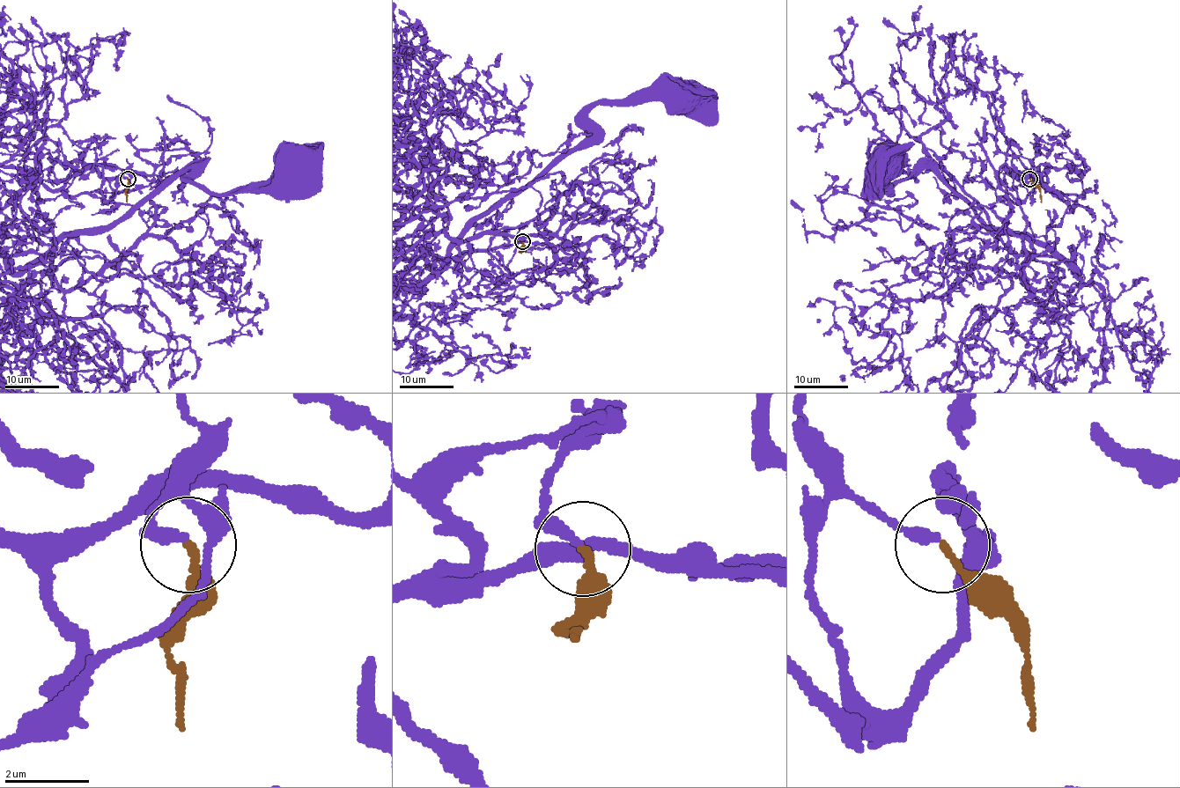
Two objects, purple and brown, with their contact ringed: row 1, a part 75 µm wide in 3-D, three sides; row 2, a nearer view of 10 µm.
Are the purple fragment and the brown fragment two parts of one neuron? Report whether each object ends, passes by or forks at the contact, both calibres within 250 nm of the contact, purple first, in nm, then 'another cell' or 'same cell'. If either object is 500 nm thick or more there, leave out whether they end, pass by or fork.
purple ends; brown ends; calibres 280 and 180 nm; same cell

